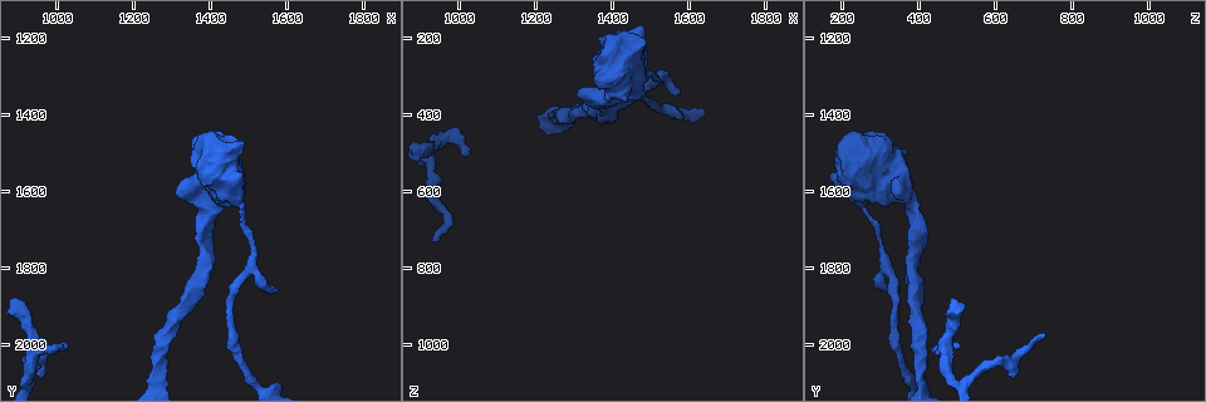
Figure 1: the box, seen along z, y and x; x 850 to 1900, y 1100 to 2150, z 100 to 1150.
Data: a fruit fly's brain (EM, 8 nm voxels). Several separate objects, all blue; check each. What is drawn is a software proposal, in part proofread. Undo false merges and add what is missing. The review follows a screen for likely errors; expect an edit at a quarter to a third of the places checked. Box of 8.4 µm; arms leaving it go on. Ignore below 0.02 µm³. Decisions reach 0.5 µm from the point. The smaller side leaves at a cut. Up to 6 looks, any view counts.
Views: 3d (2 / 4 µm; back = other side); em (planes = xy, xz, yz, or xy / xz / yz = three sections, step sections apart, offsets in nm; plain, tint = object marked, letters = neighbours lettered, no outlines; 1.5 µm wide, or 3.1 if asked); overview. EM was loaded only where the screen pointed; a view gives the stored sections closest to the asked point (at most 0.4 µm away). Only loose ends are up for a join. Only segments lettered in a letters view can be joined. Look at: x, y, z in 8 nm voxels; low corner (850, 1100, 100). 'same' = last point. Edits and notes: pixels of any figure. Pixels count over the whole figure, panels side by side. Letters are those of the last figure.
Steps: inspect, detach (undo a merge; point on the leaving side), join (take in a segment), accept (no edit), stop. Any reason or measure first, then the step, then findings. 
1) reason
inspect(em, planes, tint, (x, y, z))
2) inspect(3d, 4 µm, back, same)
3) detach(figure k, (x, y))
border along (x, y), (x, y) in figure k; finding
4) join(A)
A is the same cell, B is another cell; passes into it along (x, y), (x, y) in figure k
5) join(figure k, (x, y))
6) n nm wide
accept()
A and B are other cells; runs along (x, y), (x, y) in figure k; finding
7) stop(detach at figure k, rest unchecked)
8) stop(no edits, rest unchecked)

an open end
inspect(3d, 4 µm, (1565, 1865, 340))

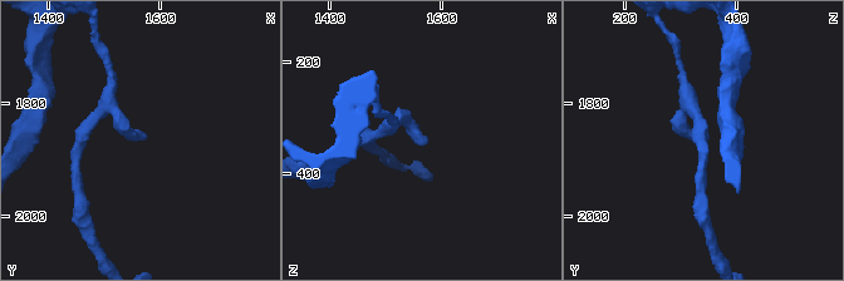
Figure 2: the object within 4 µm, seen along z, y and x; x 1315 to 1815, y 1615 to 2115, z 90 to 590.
now the EM
inspect(em, planes, letters, (1565, 1865, 350))

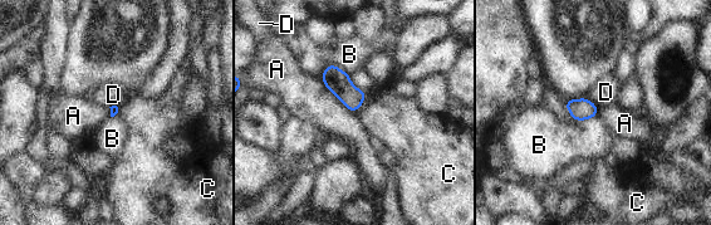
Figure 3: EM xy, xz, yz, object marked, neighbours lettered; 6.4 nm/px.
accept()
A, B, C and D are other cells; border along (349, 77), (329, 64), (319, 78) in figure 3; no lettered segment goes on from it

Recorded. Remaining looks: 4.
sudden change in width
inspect(em, planes, tint, (1480, 1660, 265))

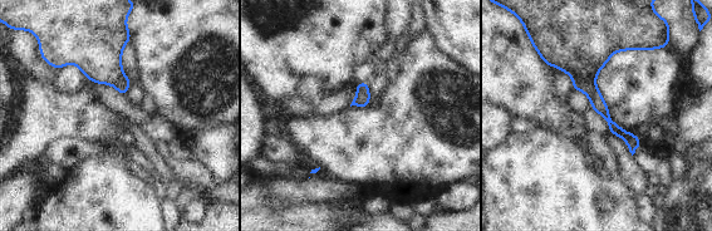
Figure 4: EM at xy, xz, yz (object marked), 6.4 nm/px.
what lies round it
inspect(em, planes, letters, same)

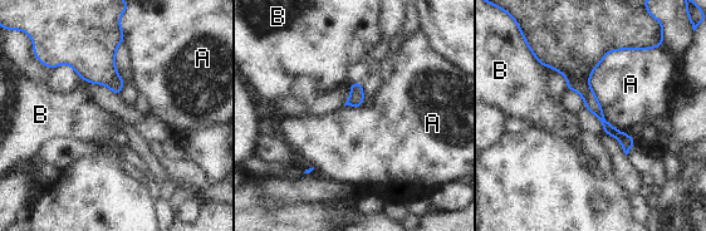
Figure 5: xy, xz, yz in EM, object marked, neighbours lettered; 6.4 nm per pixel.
detach(figure 5, (583, 88))
A and B are other cells; border along (565, 77), (588, 82) in figure 5; two neurons meet here

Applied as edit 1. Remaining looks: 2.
see it whole again
inspect(overview)

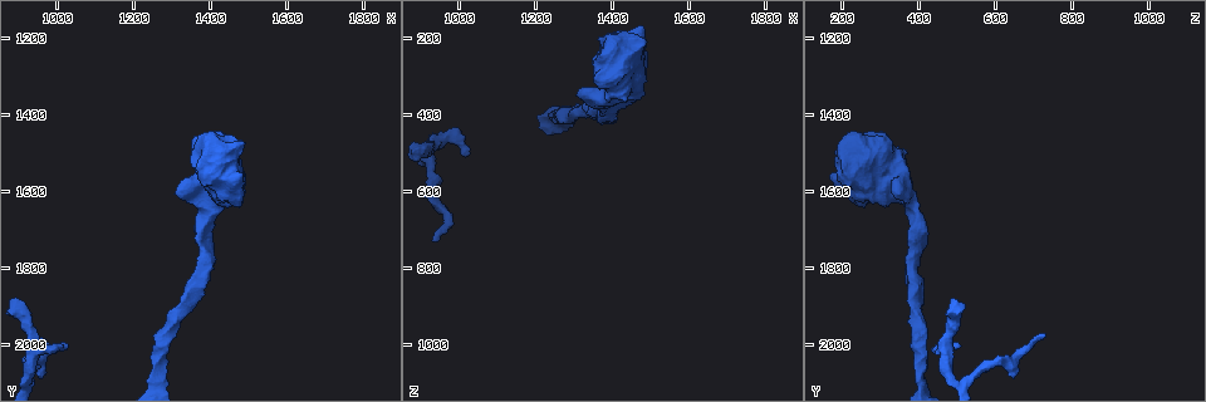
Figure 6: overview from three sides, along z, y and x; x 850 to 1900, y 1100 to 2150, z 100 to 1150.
arms part here
inspect(em, yz, step 4, letters, (935, 2005, 470))

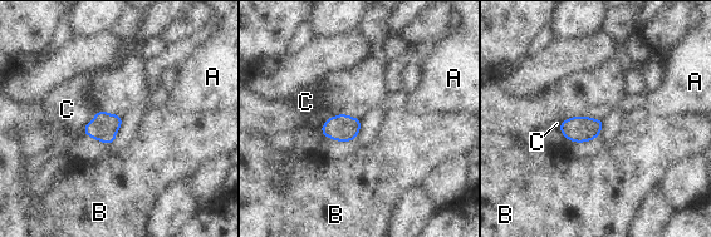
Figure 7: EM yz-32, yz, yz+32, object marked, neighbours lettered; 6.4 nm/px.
accept()
A, B and C are other cells; border along (99, 109), (82, 133) in figure 7; one neuron here

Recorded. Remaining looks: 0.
stop(detach at figure 5, rest unchecked)

